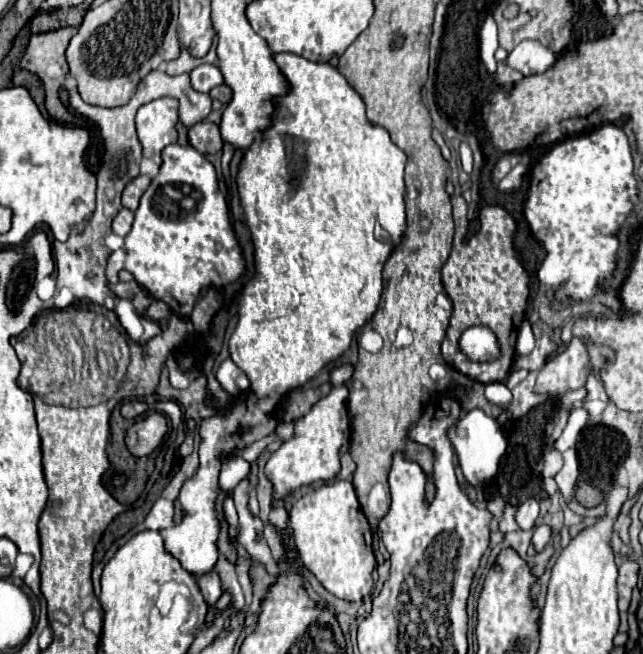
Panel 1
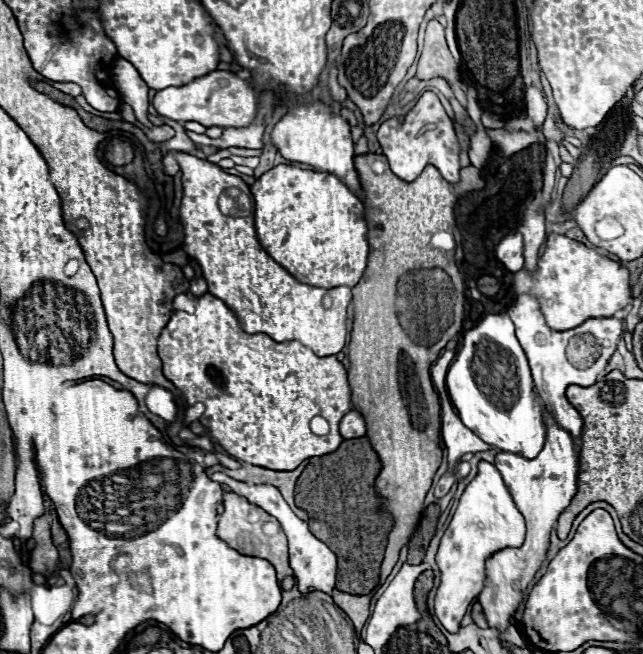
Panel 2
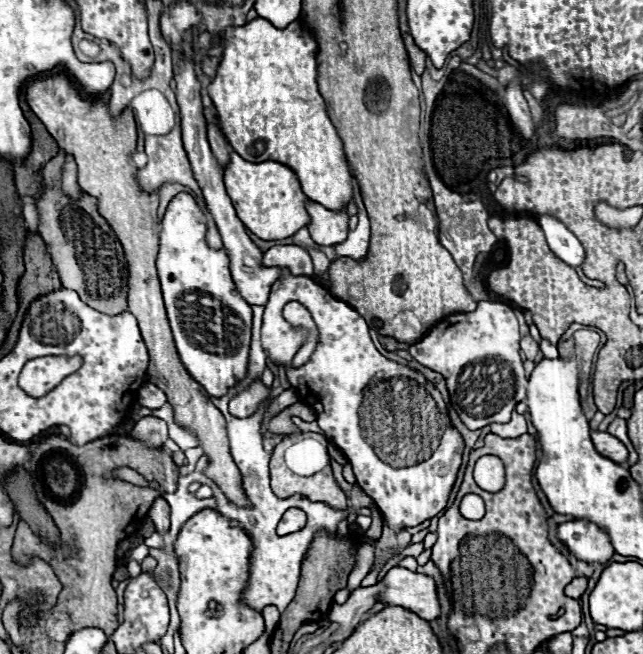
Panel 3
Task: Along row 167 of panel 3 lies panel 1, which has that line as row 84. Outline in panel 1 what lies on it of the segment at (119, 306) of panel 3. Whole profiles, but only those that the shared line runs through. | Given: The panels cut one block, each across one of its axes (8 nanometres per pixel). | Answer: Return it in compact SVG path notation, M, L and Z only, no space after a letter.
M66 26L66 28L58 28L58 30L50 30L50 32L40 32L40 34L32 34L30 36L30 44L20 60L20 66L24 70L30 70L34 74L38 74L38 78L44 82L44 88L46 88L46 110L48 114L58 120L58 122L64 122L64 124L72 124L72 126L84 126L88 128L88 120L80 118L76 114L72 114L58 98L58 90L64 82L64 76L68 74L68 64L66 64L66 58L64 58L64 50L70 42L70 38L76 34L76 28L74 26Z

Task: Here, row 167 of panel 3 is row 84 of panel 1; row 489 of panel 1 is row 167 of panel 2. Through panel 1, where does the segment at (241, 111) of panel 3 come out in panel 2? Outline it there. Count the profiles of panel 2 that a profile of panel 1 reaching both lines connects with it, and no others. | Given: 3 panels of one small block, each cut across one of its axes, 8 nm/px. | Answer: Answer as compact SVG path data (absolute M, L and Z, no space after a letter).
M176 154L180 168L182 168L182 186L184 186L184 196L182 196L182 208L180 216L184 222L184 250L190 258L194 258L200 264L200 270L204 278L208 280L208 292L214 294L216 298L224 300L240 318L244 324L246 332L262 332L274 338L276 342L290 342L296 340L310 348L316 356L332 356L338 354L344 344L346 344L346 308L352 300L350 288L338 286L338 288L316 288L310 284L298 282L292 274L288 274L278 262L274 262L268 252L260 246L256 228L254 228L254 216L244 216L244 218L230 218L224 216L218 210L218 196L224 192L224 188L240 188L248 190L248 184L232 174L226 174L220 170L216 164L208 160L200 160L192 154Z

